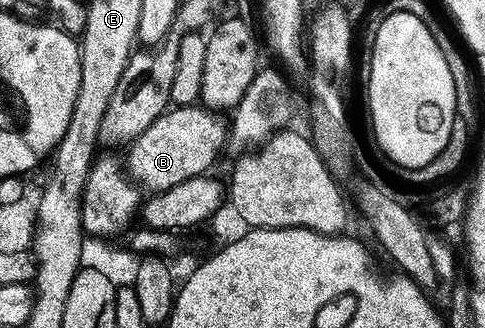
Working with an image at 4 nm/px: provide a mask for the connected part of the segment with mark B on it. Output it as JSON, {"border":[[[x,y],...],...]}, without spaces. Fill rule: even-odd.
{"border":[[[201,104],[170,107],[149,129],[128,145],[125,168],[131,179],[152,193],[208,173],[219,152],[229,140],[229,124],[224,115],[213,113]]]}

